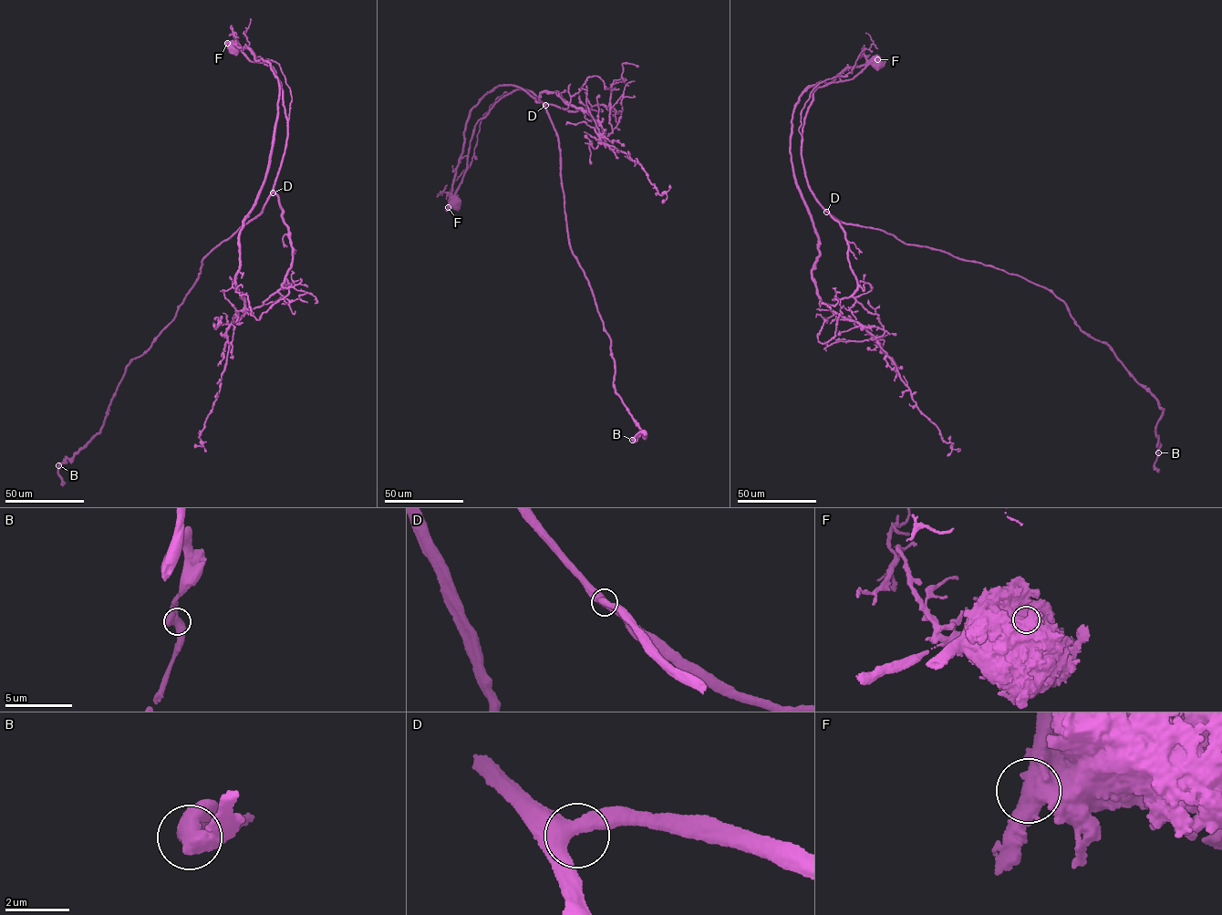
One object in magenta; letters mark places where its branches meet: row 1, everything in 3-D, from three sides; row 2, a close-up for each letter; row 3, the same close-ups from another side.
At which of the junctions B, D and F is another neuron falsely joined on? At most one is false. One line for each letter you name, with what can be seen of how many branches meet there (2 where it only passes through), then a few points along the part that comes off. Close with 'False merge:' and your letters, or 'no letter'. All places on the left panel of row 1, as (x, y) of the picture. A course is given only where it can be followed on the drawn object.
F: Branches: 3. Course of the part to remove: (227, 43), (270, 64), (276, 122), (239, 238), (244, 306), (194, 444)
False merge: F

